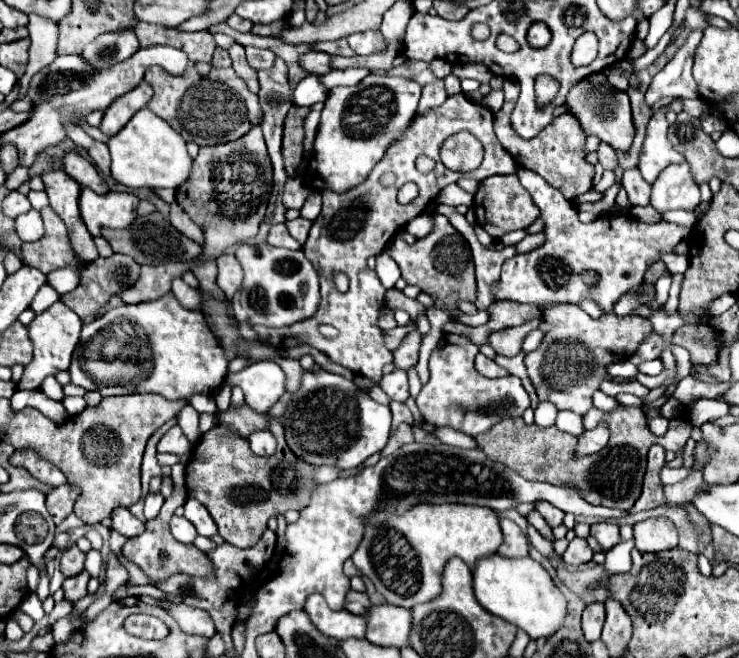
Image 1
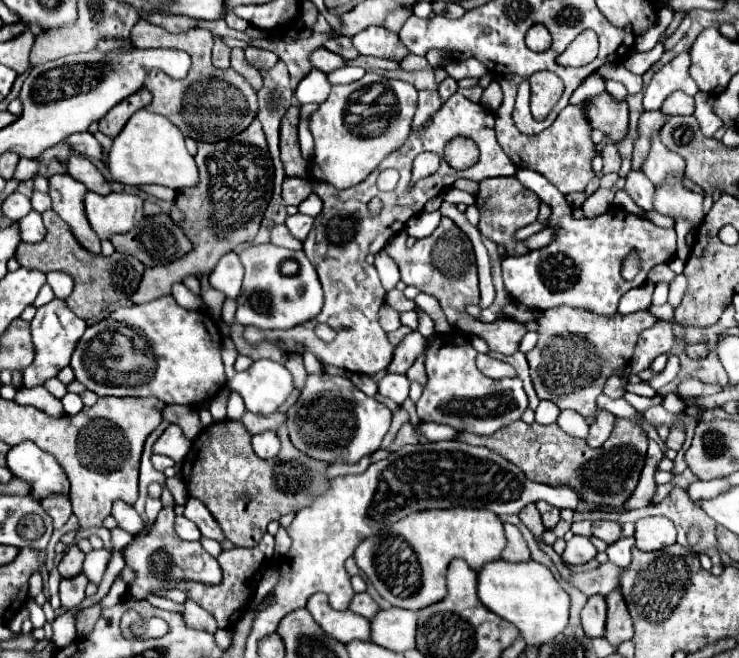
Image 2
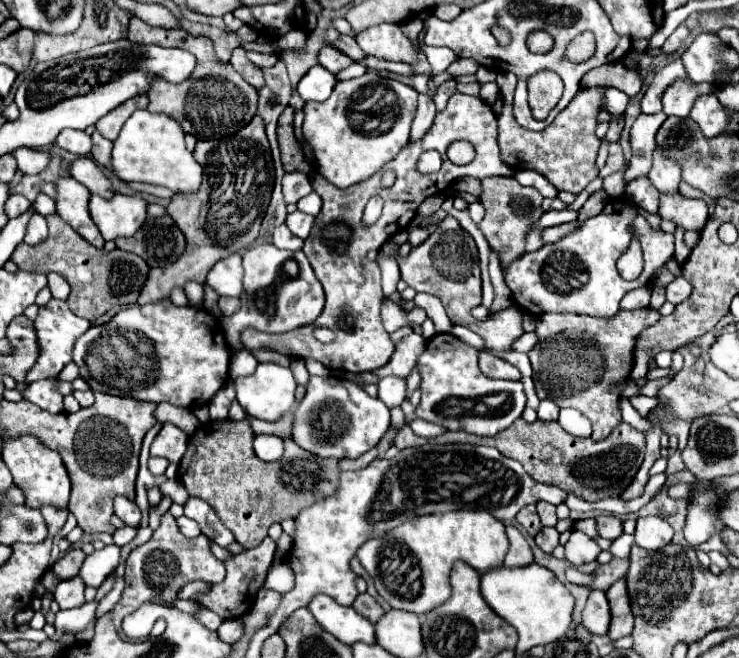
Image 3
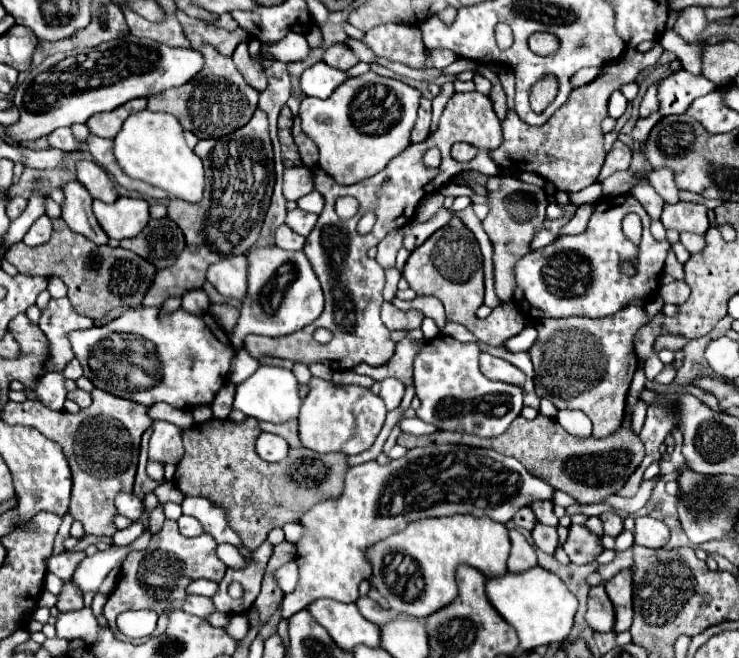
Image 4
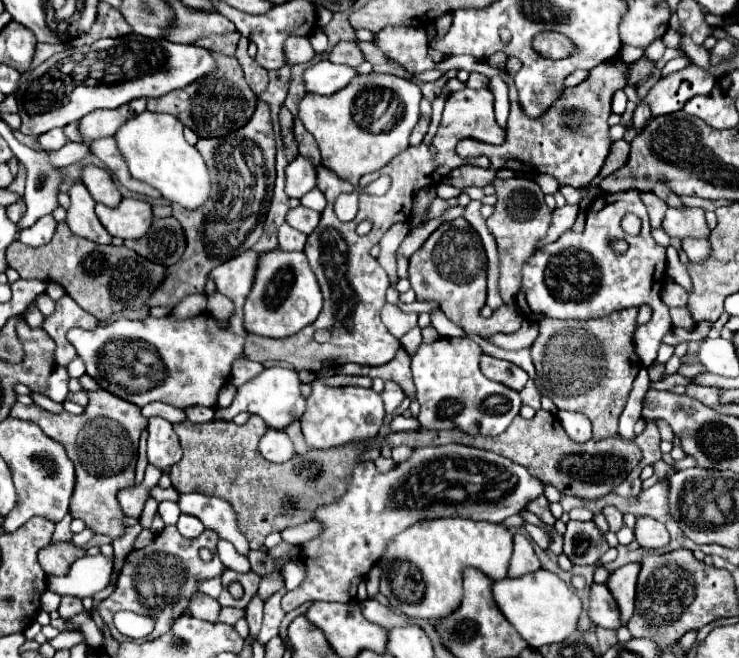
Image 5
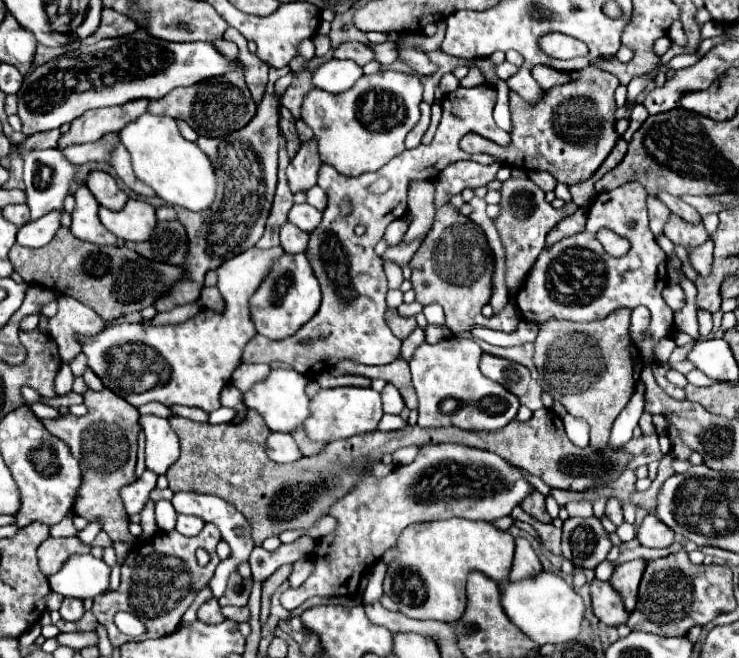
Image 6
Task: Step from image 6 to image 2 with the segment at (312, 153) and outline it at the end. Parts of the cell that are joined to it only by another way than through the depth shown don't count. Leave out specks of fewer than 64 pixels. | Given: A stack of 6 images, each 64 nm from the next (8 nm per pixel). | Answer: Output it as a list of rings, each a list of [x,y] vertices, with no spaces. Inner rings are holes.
[[[286,178],[282,184],[282,200],[286,206],[300,206],[312,194],[312,184],[304,178]]]

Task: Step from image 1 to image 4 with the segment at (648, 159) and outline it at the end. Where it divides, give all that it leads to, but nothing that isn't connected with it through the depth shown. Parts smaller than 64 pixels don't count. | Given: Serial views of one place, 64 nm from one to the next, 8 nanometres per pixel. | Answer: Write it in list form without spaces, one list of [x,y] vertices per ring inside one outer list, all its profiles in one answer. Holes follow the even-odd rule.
[[[654,168],[648,174],[648,180],[666,202],[678,202],[678,190],[674,188],[674,172],[670,168]]]

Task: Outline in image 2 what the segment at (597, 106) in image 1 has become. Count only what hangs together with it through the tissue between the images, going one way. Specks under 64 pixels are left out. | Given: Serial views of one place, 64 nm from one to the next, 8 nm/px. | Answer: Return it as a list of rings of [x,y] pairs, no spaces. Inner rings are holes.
[[[606,90],[588,98],[584,104],[586,120],[594,130],[604,132],[614,144],[622,142],[628,136],[628,104],[612,98]]]

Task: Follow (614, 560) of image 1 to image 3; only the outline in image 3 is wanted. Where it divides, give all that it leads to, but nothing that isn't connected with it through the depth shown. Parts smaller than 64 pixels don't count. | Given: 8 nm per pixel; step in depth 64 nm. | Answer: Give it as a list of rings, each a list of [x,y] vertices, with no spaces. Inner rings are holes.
[[[622,534],[620,538],[616,538],[616,540],[612,542],[612,546],[610,546],[608,552],[610,552],[614,558],[628,558],[632,544],[634,544],[634,536],[632,536],[632,534]]]

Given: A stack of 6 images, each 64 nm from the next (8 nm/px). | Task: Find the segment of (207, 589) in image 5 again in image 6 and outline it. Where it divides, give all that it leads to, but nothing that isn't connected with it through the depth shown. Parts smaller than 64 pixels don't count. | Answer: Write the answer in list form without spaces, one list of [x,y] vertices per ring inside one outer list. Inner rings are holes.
[[[176,492],[174,498],[172,498],[172,504],[174,504],[178,514],[194,514],[194,516],[200,516],[204,522],[212,522],[214,526],[218,526],[218,530],[222,534],[222,540],[226,540],[228,546],[232,548],[232,556],[218,564],[214,578],[208,582],[208,588],[212,590],[214,598],[220,598],[224,594],[224,590],[226,590],[228,576],[238,568],[240,562],[248,560],[248,556],[250,556],[252,548],[254,548],[252,546],[252,534],[250,534],[248,520],[230,502],[226,502],[226,500],[218,498],[218,496],[208,496],[208,494],[198,494],[198,492]]]

